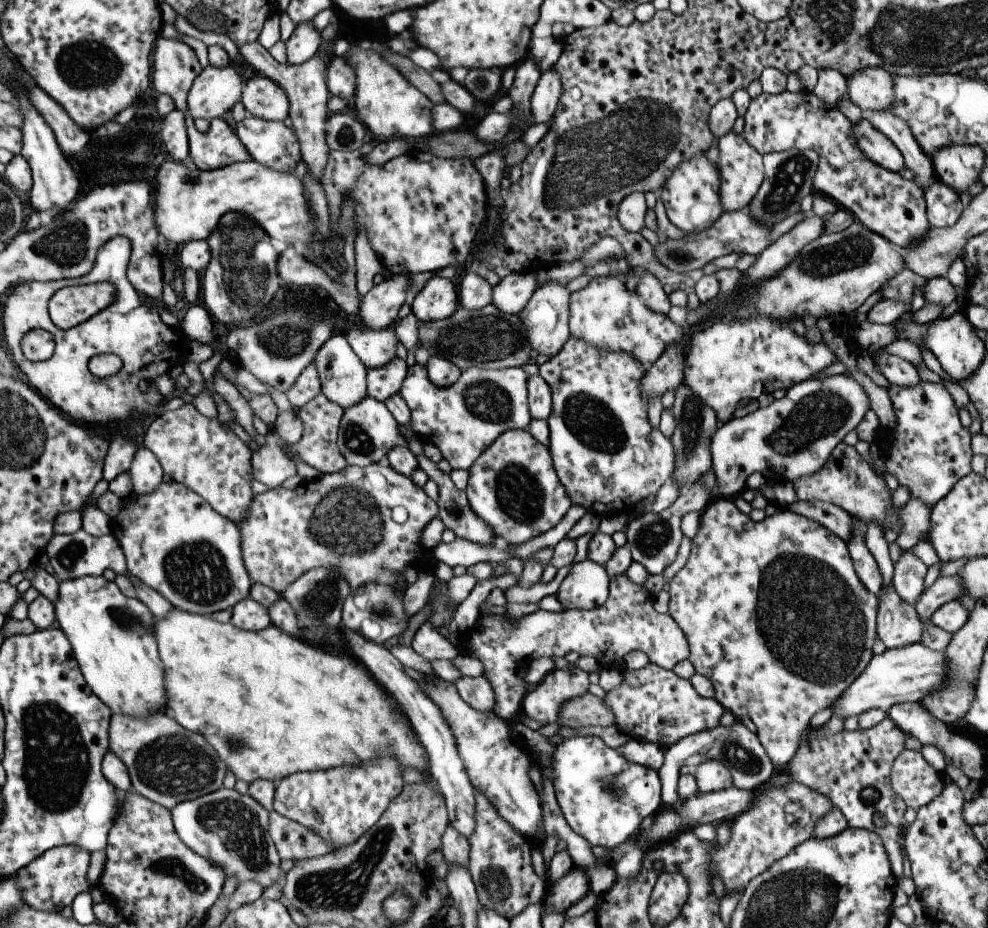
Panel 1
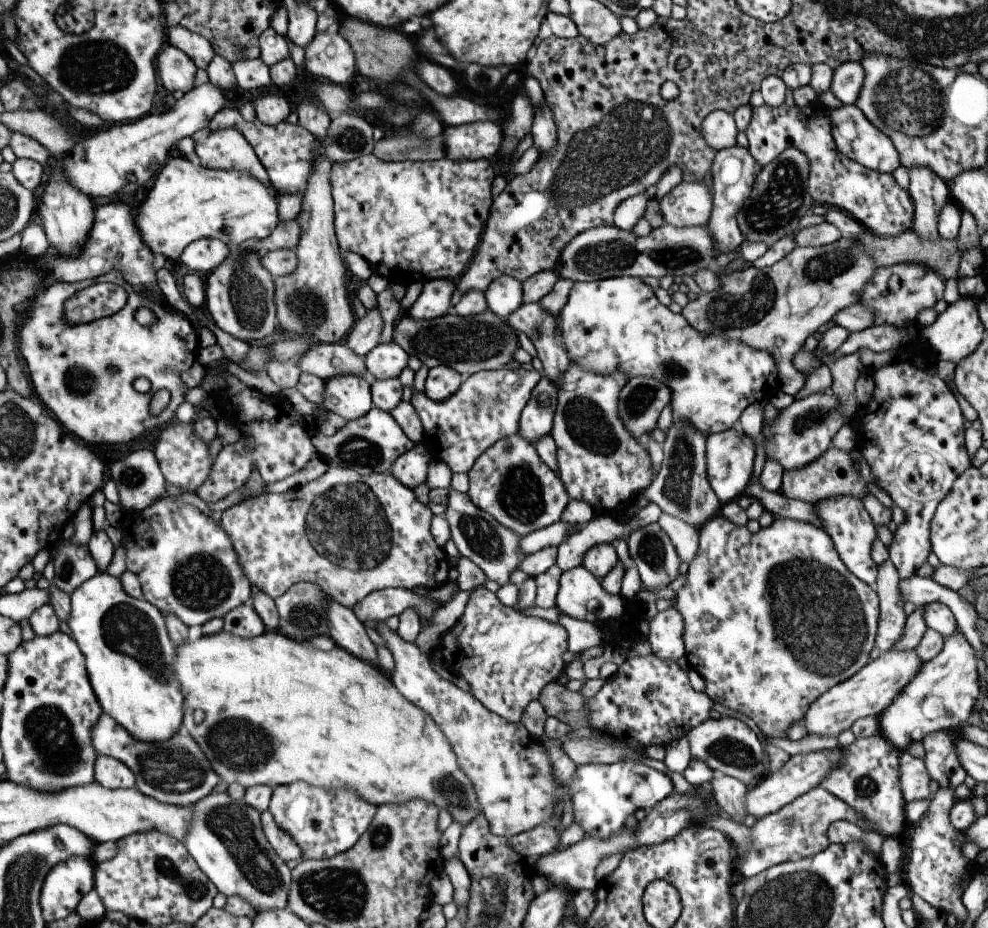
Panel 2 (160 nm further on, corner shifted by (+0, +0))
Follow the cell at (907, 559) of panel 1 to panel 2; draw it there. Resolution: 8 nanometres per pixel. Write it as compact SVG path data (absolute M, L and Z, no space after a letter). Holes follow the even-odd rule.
M893 360L881 369L872 370L870 375L874 384L870 399L867 406L858 408L853 422L858 425L859 452L869 466L872 483L891 498L893 506L898 506L904 512L903 522L896 526L892 541L886 546L888 559L897 569L900 580L903 580L915 575L915 570L926 561L931 552L929 531L934 510L957 476L970 466L963 445L963 416L952 392L936 374L927 374L911 363ZM903 460L905 480L899 476L899 466Z

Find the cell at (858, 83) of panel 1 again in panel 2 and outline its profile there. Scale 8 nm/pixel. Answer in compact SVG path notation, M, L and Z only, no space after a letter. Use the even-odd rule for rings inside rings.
M855 61L844 62L832 69L829 90L842 105L853 105L861 90L864 68Z

